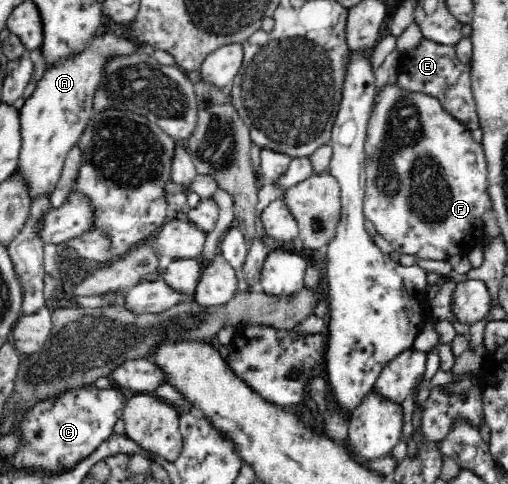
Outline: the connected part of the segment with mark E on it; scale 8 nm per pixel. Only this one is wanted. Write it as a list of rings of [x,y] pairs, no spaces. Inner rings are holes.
[[[422,36],[415,48],[407,50],[400,70],[401,77],[397,82],[401,87],[405,87],[415,94],[429,95],[434,99],[439,99],[446,112],[463,124],[468,132],[480,128],[476,102],[472,95],[471,65],[462,63],[457,58],[455,47],[444,46]]]

